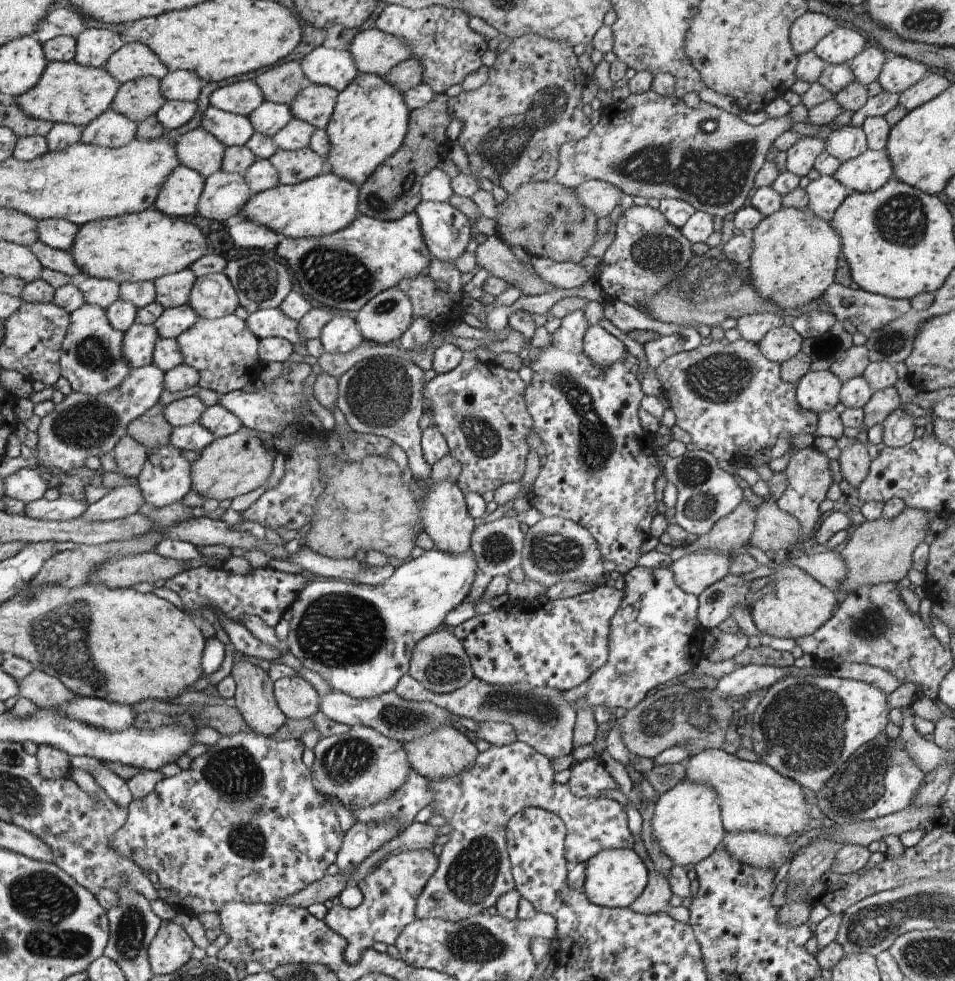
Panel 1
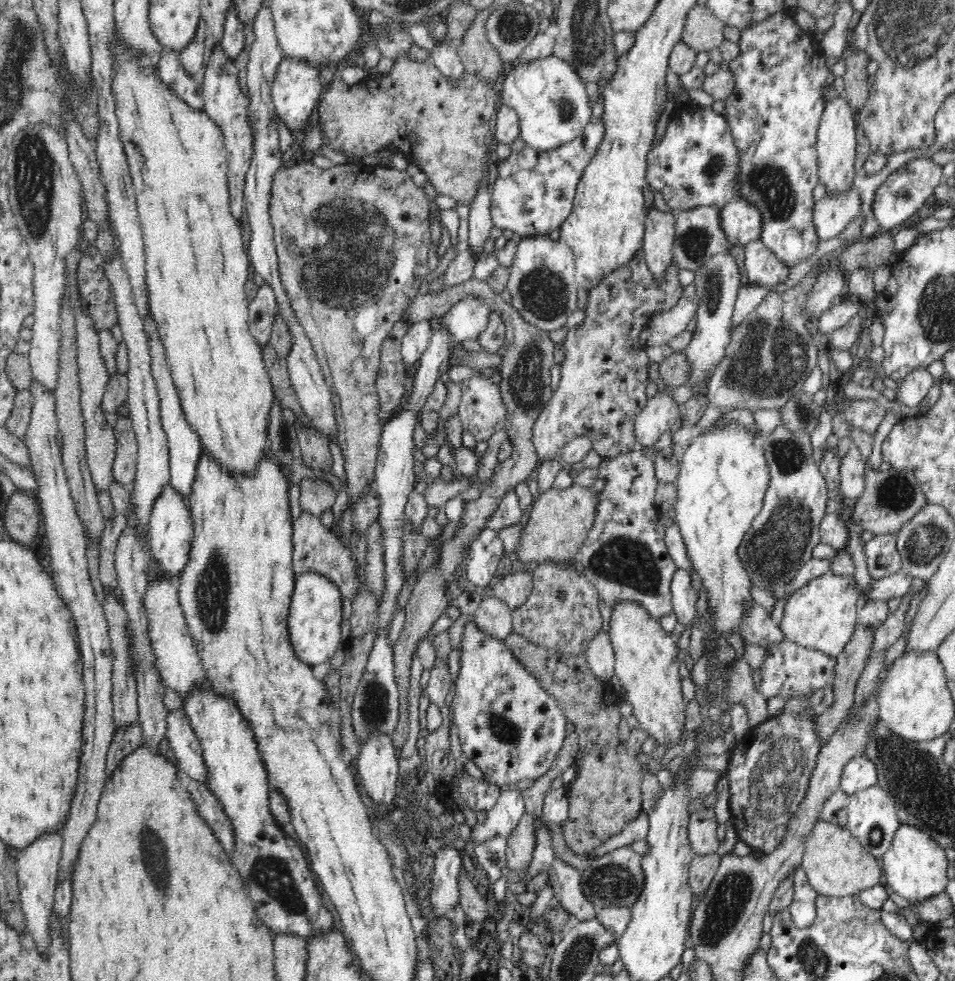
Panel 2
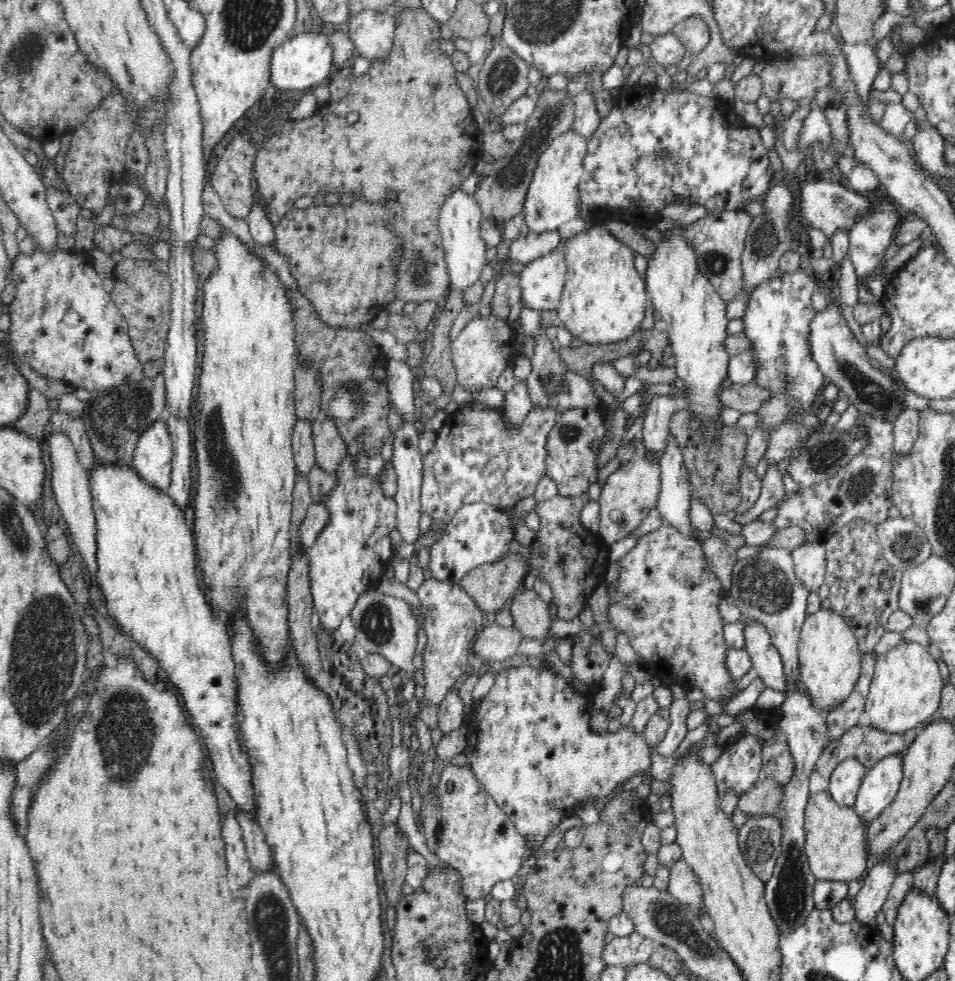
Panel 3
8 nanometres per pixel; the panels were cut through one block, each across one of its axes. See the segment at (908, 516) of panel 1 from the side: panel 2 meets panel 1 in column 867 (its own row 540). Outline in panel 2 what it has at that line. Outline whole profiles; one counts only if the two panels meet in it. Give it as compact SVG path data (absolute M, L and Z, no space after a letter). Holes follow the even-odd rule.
M572 484L568 488L553 487L540 494L531 506L528 523L519 542L518 555L522 563L576 559L589 530L596 520L598 495L590 487Z

